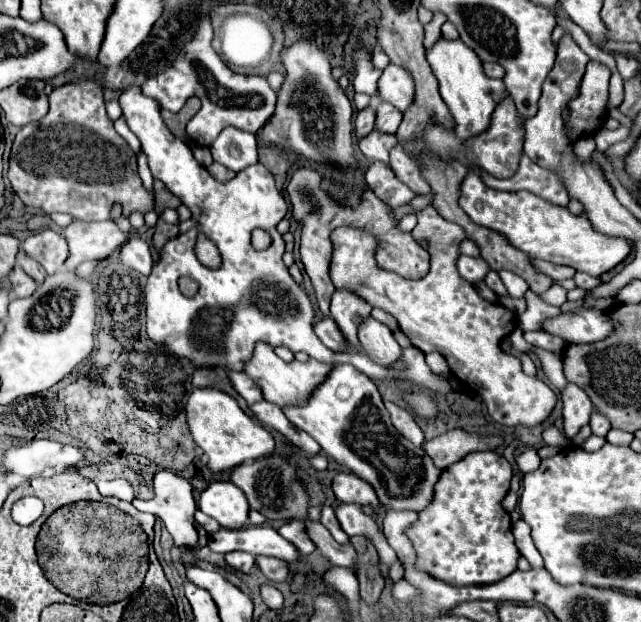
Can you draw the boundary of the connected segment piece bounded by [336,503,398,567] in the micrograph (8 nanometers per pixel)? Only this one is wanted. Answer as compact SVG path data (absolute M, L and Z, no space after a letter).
M340 503L336 507L336 517L340 521L340 527L350 535L364 535L368 541L372 541L372 545L378 551L378 557L384 565L392 565L398 557L396 551L388 545L384 533L380 531L376 519L372 515L366 515L362 505L358 503Z

